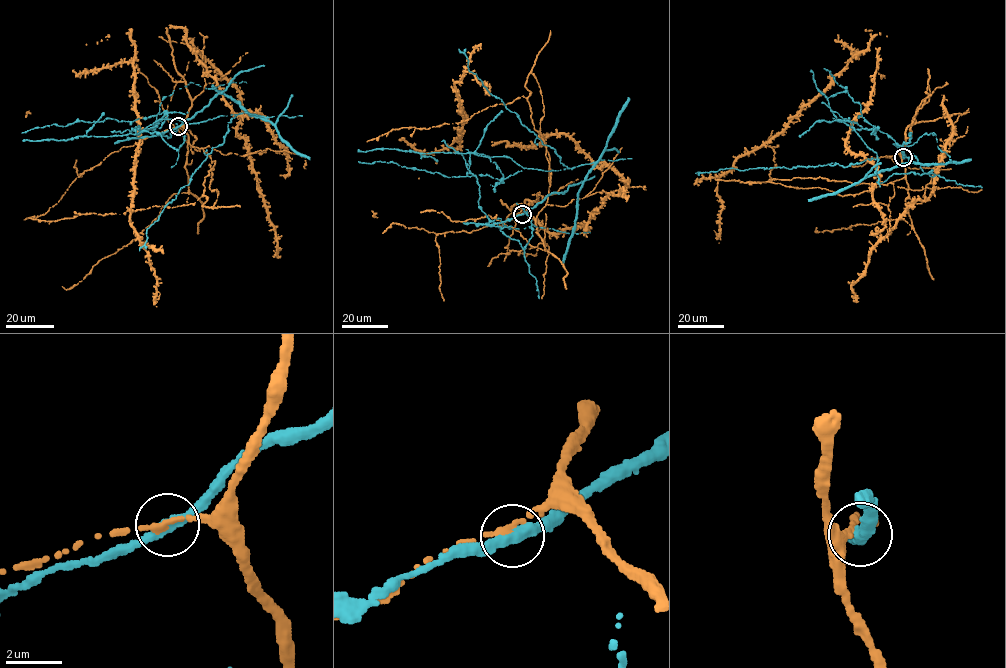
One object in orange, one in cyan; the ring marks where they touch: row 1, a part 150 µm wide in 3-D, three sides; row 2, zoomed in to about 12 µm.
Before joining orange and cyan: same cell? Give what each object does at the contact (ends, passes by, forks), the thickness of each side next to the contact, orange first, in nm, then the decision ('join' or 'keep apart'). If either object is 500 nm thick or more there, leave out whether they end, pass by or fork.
orange passes by; cyan passes by; 190 nm thick on the orange side, 360 nm on the other; keep apart

